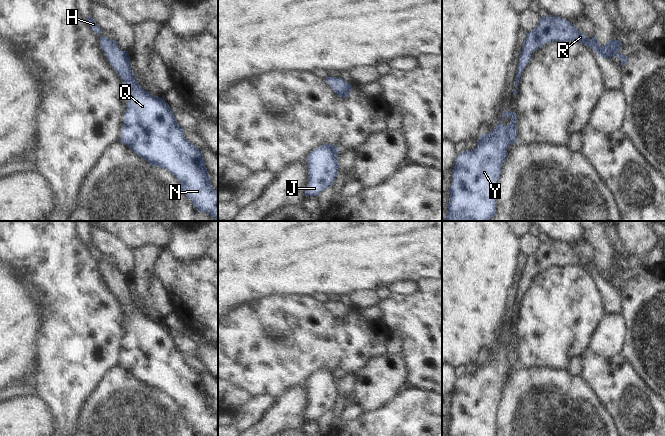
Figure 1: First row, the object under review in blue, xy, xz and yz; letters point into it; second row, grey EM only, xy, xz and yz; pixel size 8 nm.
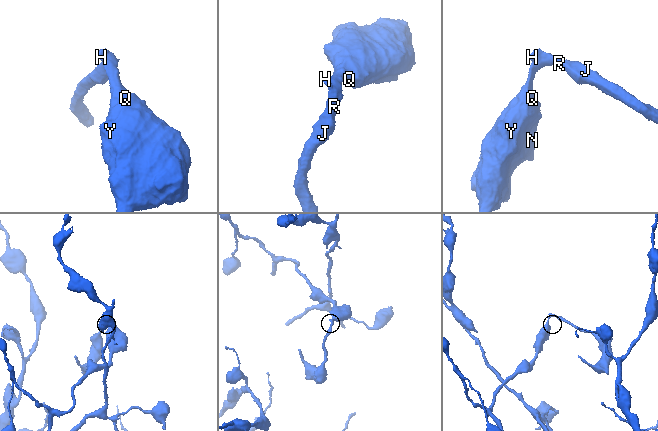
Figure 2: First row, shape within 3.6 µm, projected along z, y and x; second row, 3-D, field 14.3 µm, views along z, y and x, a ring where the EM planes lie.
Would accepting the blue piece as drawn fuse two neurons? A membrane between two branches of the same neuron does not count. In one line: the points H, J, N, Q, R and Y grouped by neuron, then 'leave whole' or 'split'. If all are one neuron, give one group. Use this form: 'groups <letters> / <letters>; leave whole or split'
groups H J N Q R Y; leave whole

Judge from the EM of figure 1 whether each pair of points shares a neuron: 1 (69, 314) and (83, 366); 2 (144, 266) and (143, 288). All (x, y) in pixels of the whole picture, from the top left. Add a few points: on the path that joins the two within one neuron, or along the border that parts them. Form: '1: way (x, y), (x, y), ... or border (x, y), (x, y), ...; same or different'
1: way (81, 327), (81, 353); same
2: way (143, 271), (143, 283); same

